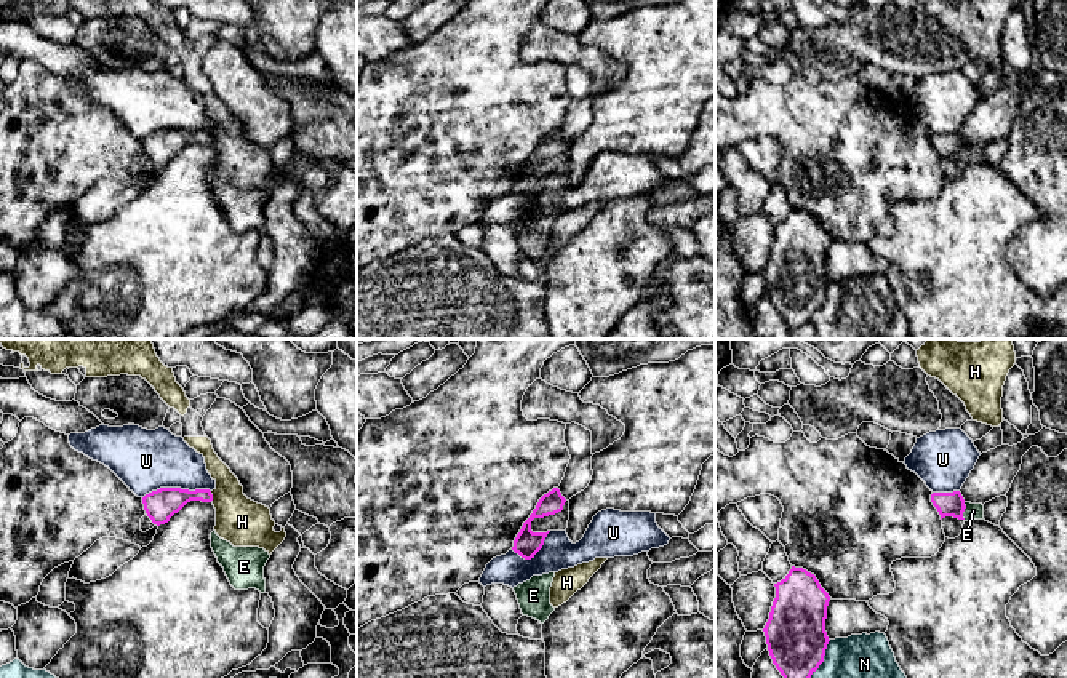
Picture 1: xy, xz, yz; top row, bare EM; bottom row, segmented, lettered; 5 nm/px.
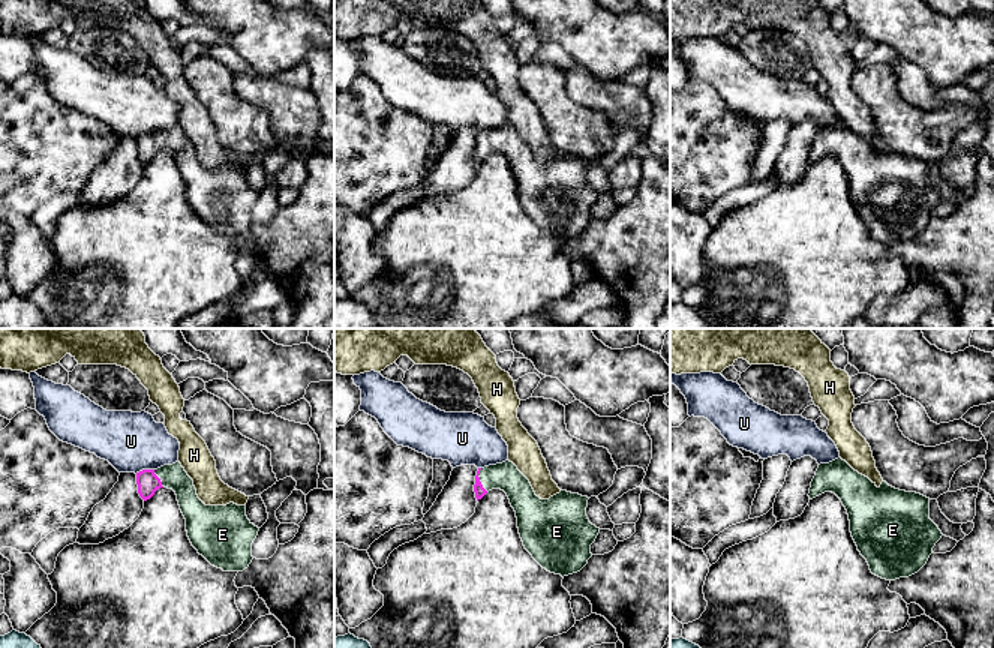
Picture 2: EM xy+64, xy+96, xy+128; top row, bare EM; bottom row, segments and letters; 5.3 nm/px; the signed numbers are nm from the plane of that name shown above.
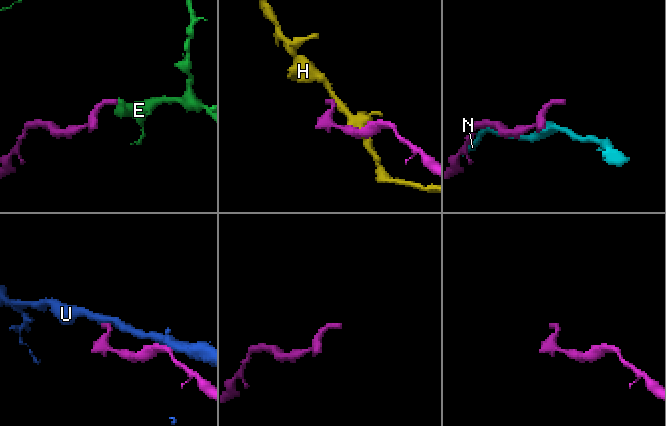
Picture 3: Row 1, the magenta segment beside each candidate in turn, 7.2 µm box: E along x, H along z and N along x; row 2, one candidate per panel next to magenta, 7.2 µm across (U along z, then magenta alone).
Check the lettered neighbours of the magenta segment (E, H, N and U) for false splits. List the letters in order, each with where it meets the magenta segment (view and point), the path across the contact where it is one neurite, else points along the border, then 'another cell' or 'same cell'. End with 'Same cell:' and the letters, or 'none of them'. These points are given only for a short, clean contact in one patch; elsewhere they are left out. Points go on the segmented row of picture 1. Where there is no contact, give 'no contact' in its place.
E: yz (963, 510) | across yz (949, 504), (963, 510), (973, 510) | same cell
H: xy (211, 496) | along xy (210, 491), (213, 499) | another cell
N: yz (823, 659) | another cell
U: xy (176, 488) | along xy (210, 490), (157, 488), (143, 498) | another cell
Same cell: E

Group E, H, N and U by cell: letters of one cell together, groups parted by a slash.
E / H / N / U

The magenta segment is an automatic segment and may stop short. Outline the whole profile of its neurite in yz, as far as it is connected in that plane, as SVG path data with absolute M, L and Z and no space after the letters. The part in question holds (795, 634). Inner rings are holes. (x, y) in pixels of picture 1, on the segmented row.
M795 568L777 584L763 628L773 664L784 678L811 678L824 662L829 593L814 574Z

